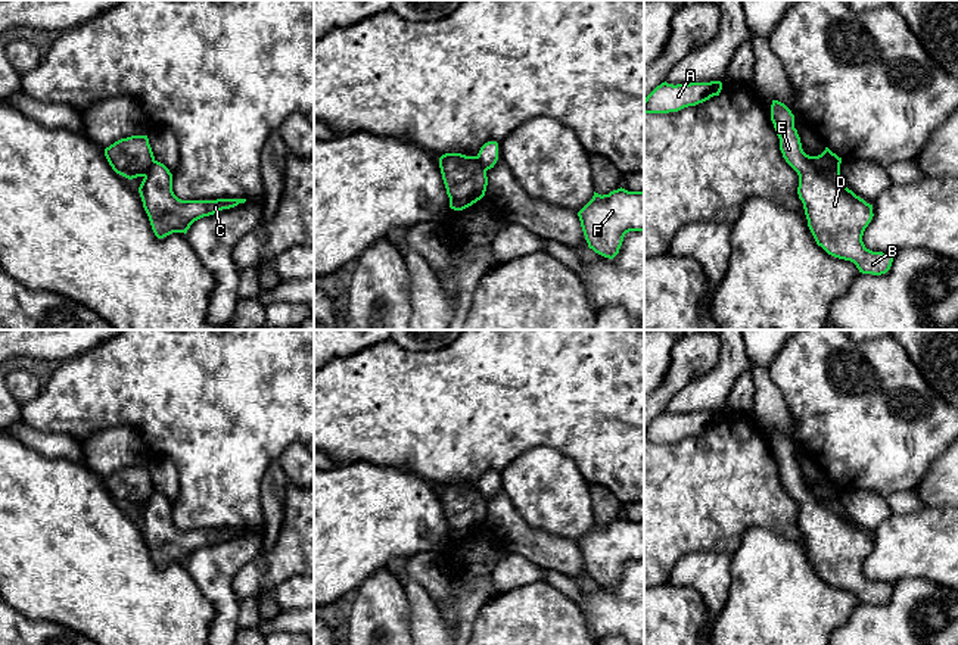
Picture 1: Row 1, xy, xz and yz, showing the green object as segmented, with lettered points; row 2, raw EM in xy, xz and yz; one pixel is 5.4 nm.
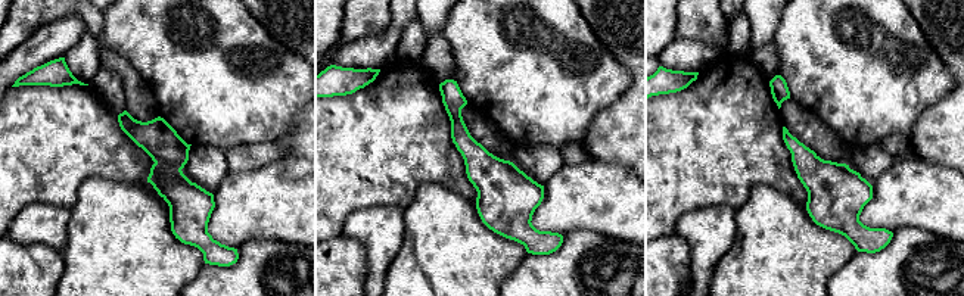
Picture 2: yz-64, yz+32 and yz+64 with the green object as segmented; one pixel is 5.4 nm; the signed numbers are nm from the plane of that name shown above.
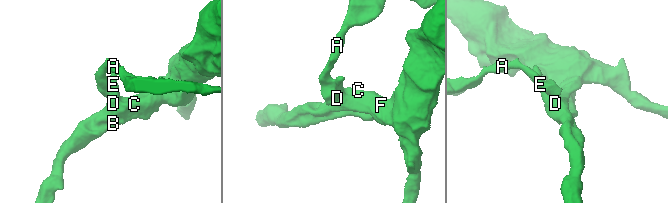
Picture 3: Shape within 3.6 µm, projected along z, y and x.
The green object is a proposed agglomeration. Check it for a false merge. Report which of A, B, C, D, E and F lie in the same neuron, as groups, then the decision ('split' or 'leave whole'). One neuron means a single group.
A / B C D E F; split

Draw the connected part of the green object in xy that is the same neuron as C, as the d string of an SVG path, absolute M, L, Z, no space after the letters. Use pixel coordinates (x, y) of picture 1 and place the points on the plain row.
M158 490L144 505L139 523L158 568L172 563L186 564L195 551L246 532L246 529L181 530L172 521L172 504Z

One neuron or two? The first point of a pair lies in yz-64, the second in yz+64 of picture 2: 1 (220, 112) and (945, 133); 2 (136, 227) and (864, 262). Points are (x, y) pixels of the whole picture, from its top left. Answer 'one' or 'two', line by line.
1: two
2: two

